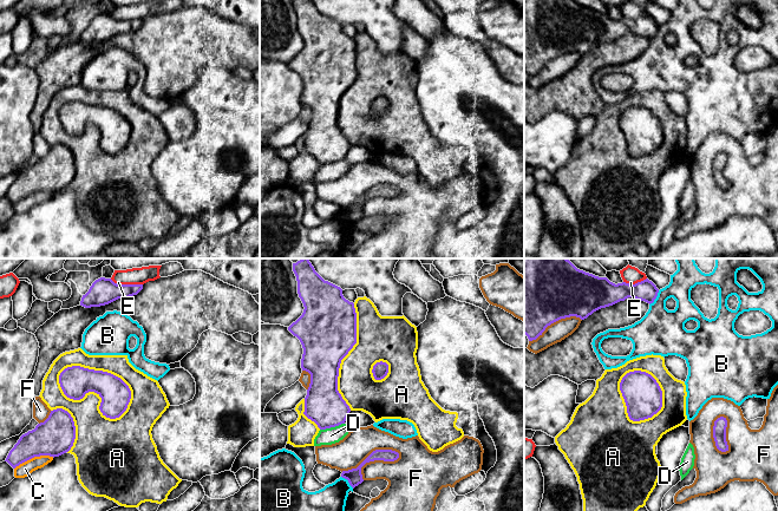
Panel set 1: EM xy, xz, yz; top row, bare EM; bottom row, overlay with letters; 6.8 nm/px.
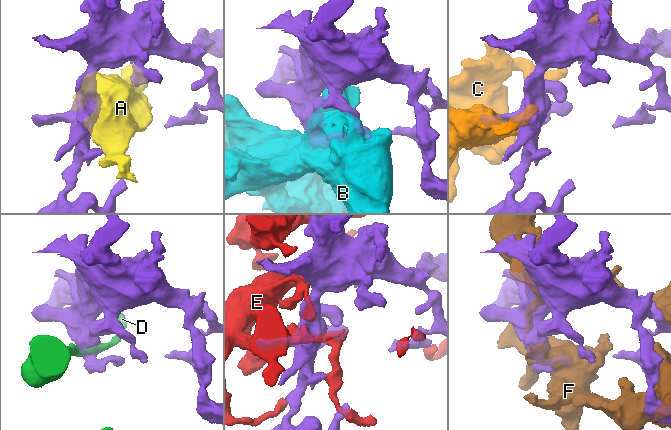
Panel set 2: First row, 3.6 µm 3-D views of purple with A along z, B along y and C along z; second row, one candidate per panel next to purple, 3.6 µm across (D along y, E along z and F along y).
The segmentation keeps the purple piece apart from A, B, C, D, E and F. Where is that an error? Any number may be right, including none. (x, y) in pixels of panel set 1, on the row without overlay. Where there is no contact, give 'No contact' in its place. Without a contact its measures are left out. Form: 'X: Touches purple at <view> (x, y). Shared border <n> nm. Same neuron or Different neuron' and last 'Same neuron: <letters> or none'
A: Touches purple at xy (104, 107). Shared border 500 nm. Different neuron
B: Touches purple at yz (655, 33). Shared border 120 nm. Different neuron
C: Touches purple at xy (33, 192). Shared border 280 nm. Different neuron
D: Touches purple at xz (332, 162). Shared border 180 nm. Different neuron
E: Touches purple at xy (126, 20). Shared border 220 nm. Different neuron
F: Touches purple at xz (371, 189). Shared border 420 nm. Different neuron
Same neuron: none

